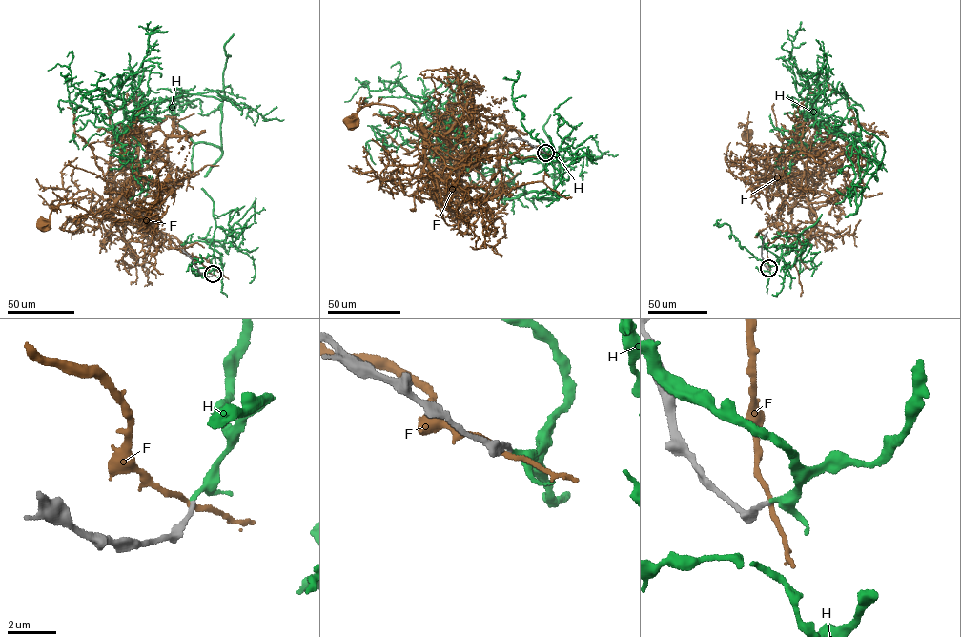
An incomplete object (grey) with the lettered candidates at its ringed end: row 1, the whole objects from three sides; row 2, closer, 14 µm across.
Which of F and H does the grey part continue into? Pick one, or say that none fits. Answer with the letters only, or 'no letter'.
H

